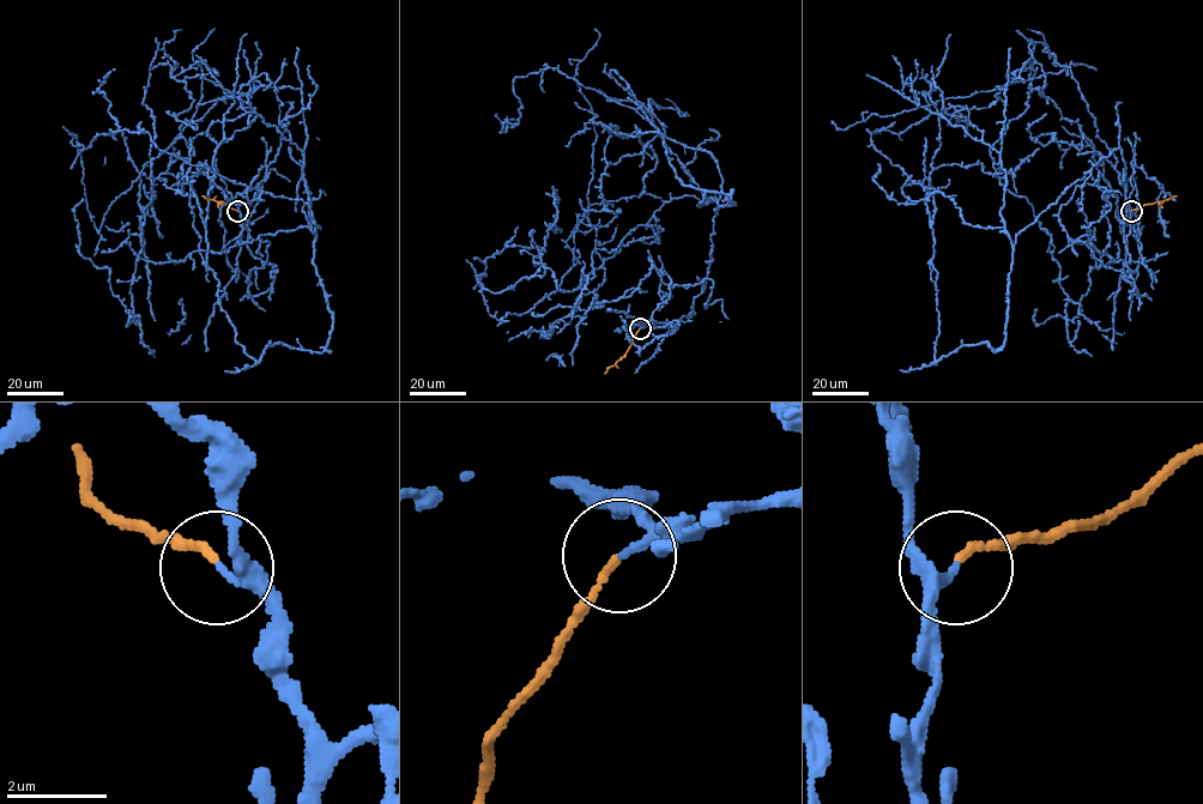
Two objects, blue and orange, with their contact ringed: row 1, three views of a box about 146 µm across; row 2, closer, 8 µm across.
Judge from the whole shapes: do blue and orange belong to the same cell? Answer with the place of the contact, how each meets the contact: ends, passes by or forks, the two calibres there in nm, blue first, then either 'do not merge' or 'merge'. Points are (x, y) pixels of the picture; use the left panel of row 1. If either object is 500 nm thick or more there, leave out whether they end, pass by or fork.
place (237, 211); blue passes by; orange ends; calibres 130 and 140 nm; do not merge

